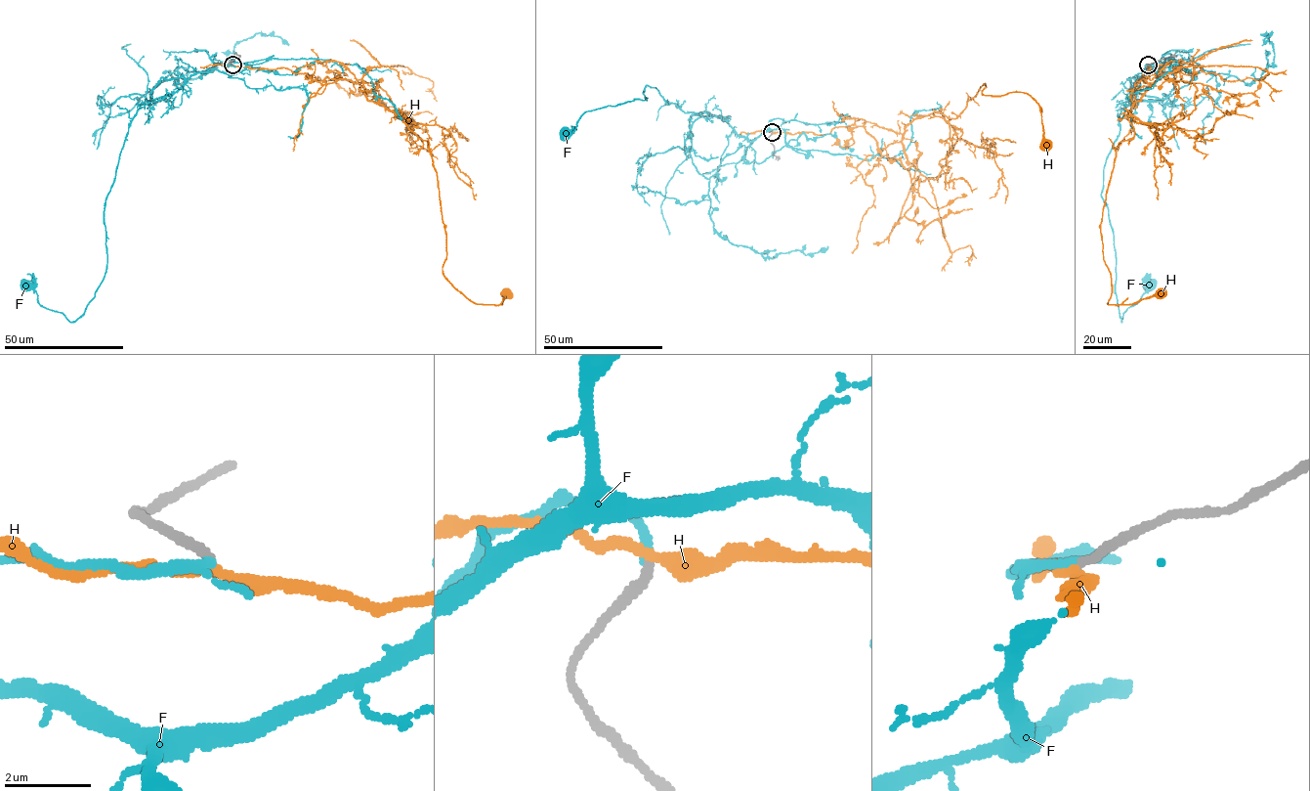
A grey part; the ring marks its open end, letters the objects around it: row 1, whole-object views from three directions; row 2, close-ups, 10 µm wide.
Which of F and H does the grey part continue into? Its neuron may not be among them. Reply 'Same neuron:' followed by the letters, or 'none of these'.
Same neuron: H

